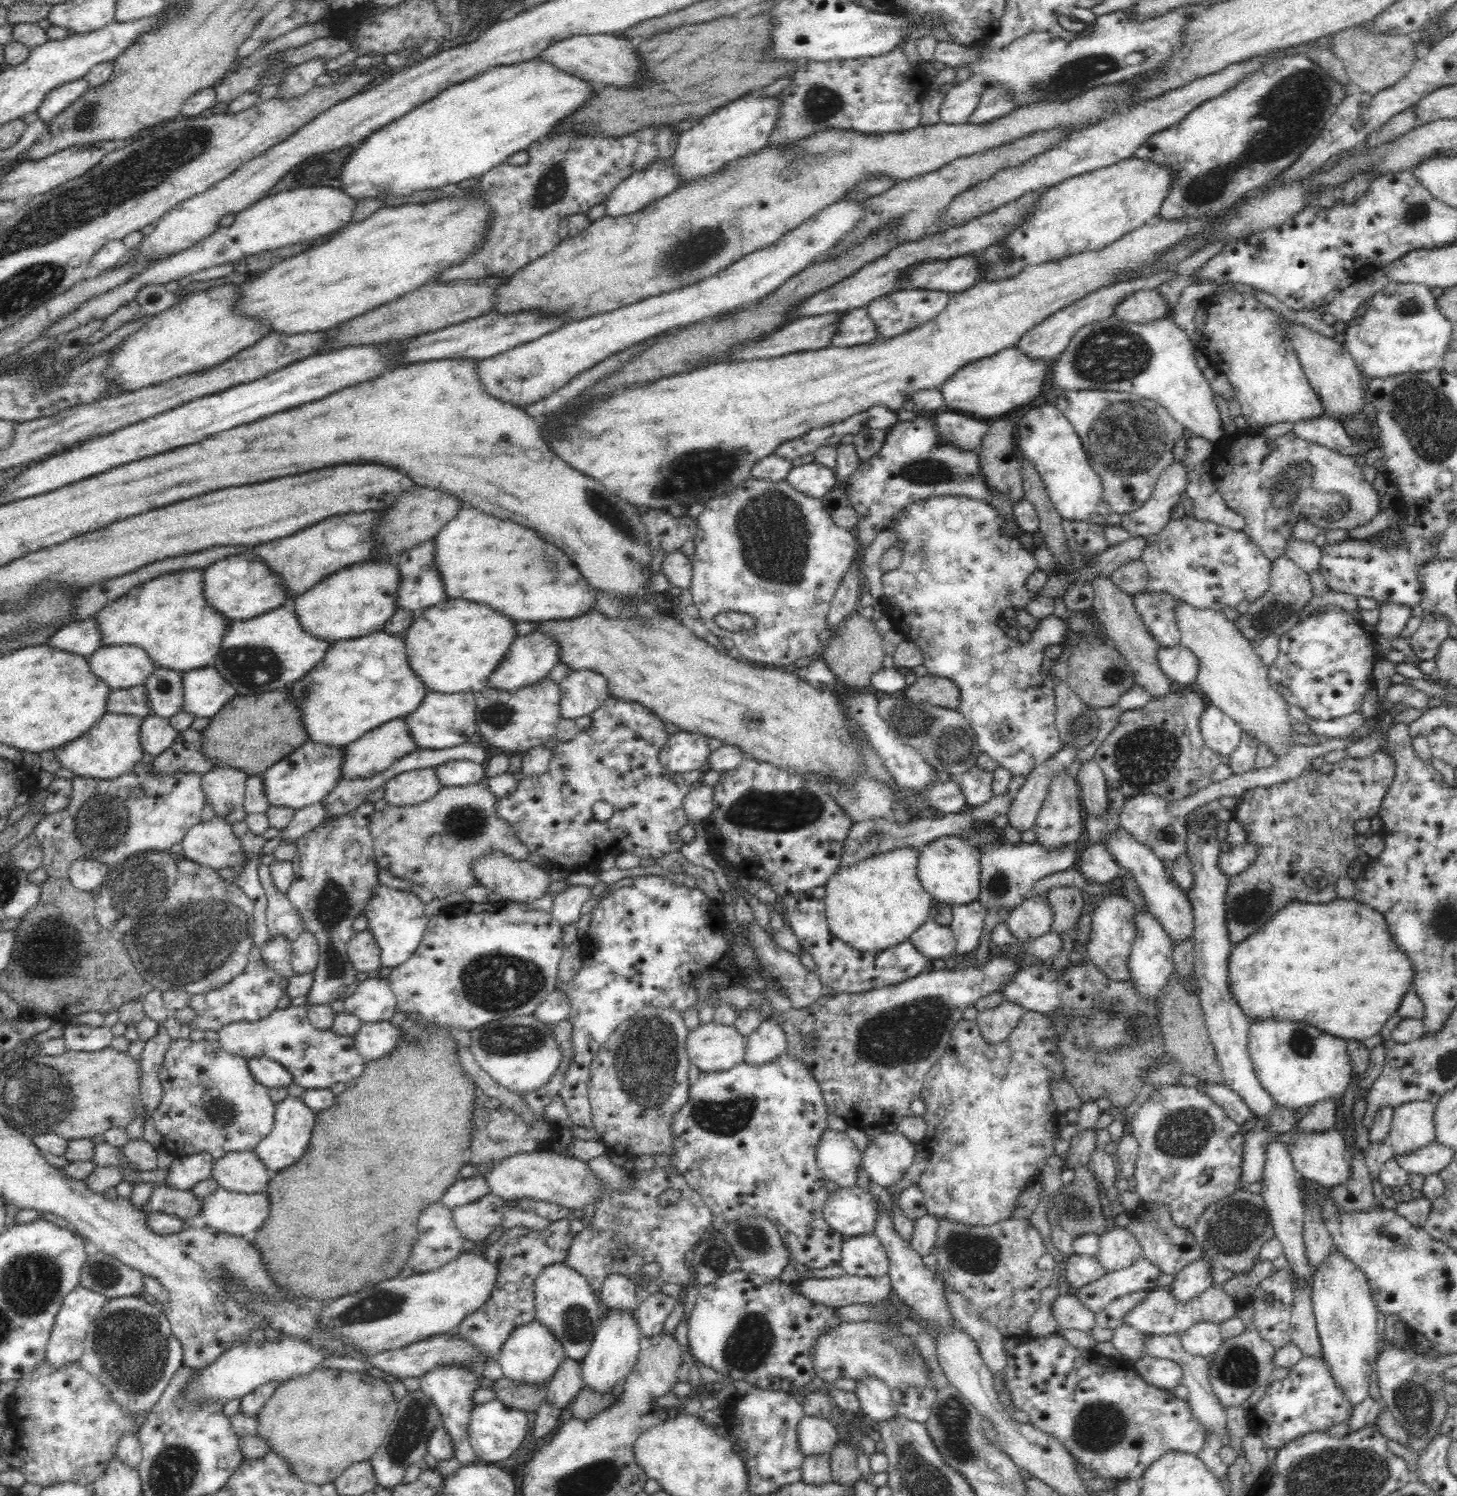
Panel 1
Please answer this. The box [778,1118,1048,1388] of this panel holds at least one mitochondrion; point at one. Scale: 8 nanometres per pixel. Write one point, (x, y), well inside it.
(975, 1253)

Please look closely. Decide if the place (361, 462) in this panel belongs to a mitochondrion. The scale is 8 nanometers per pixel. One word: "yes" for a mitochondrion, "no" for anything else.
no

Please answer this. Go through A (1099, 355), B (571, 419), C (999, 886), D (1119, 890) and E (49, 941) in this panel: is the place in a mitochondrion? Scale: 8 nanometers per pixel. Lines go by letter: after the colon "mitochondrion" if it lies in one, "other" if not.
A: mitochondrion
B: other
C: mitochondrion
D: other
E: mitochondrion

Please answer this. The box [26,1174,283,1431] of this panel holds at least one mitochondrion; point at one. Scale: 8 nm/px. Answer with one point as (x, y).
(131, 1350)

